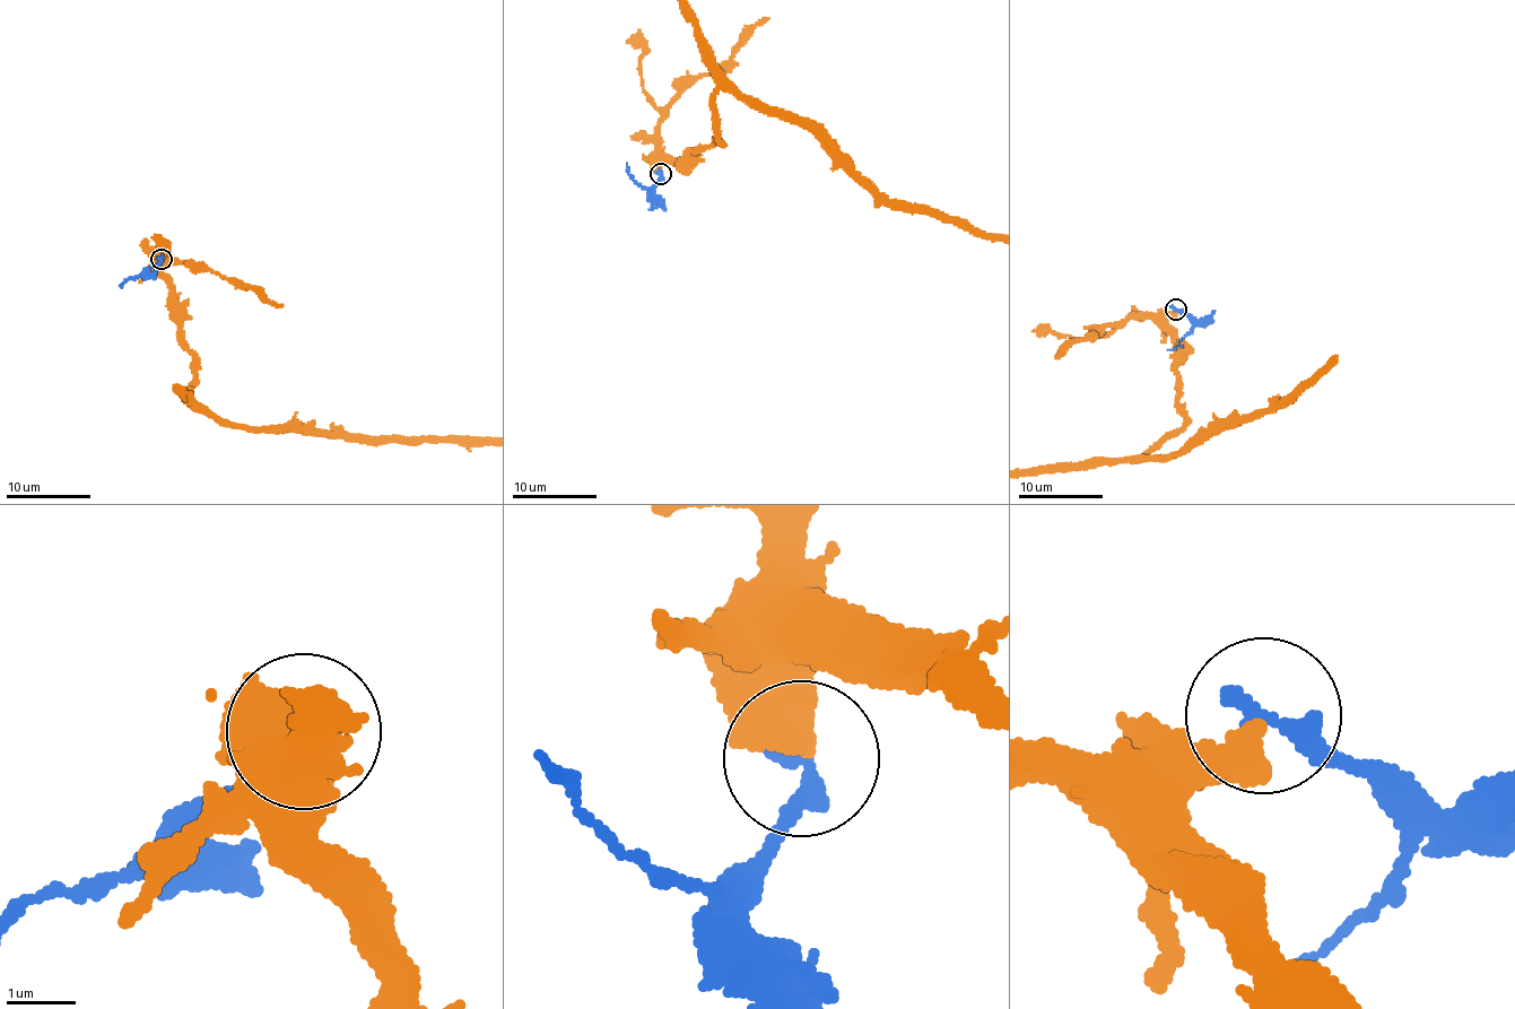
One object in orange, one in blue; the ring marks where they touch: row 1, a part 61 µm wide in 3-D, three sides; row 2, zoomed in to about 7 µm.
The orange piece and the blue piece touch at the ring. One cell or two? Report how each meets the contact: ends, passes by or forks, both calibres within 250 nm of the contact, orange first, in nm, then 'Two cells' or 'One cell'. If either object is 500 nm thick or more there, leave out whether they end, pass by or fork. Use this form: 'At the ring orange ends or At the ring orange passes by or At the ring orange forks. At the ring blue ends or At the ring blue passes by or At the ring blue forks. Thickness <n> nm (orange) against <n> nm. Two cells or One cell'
At the ring orange ends. At the ring blue ends. Thickness 480 nm (orange) against 360 nm. Two cells

